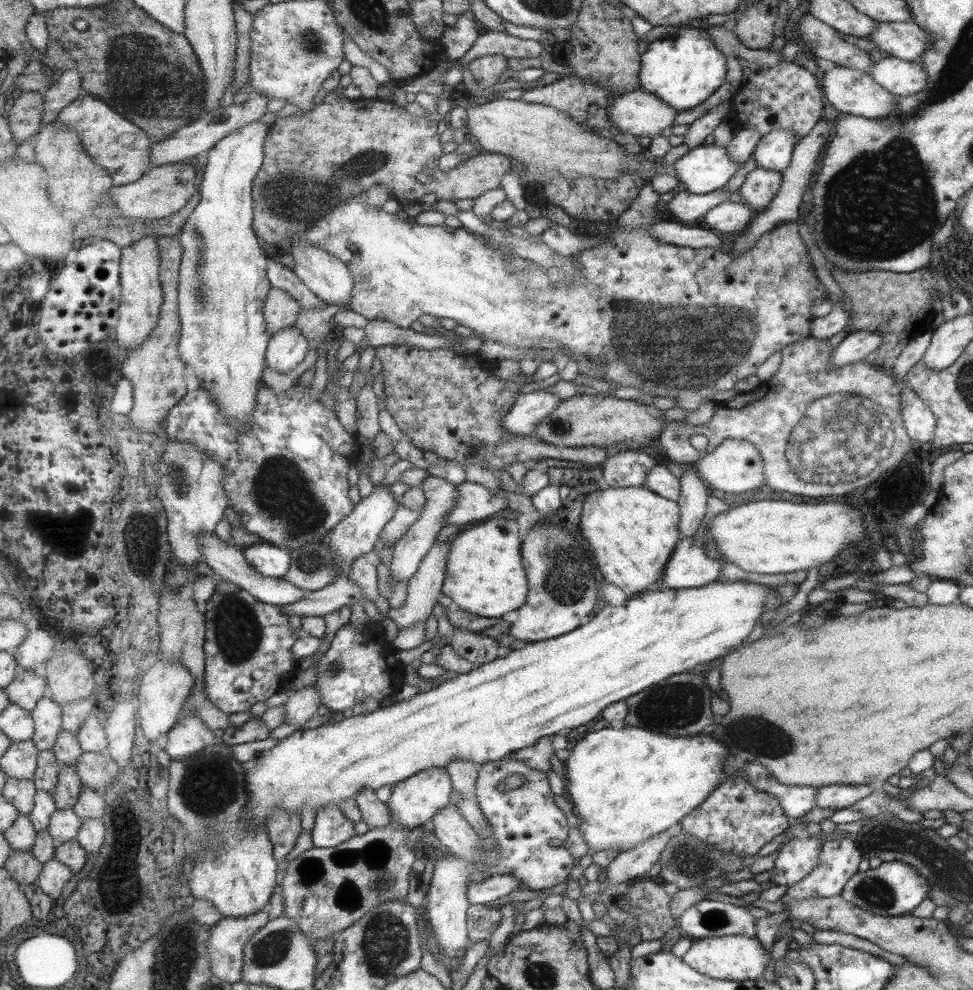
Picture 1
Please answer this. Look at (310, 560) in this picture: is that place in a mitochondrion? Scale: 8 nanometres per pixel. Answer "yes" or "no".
yes

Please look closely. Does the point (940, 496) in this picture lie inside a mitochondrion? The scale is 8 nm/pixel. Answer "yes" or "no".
no

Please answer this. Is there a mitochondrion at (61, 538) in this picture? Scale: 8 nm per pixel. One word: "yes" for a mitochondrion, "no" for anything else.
no

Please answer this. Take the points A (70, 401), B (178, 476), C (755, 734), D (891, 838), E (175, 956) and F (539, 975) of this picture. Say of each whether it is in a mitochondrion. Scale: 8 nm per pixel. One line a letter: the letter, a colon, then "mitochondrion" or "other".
A: other
B: mitochondrion
C: mitochondrion
D: mitochondrion
E: mitochondrion
F: mitochondrion

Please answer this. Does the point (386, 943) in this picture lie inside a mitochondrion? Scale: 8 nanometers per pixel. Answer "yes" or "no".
yes

